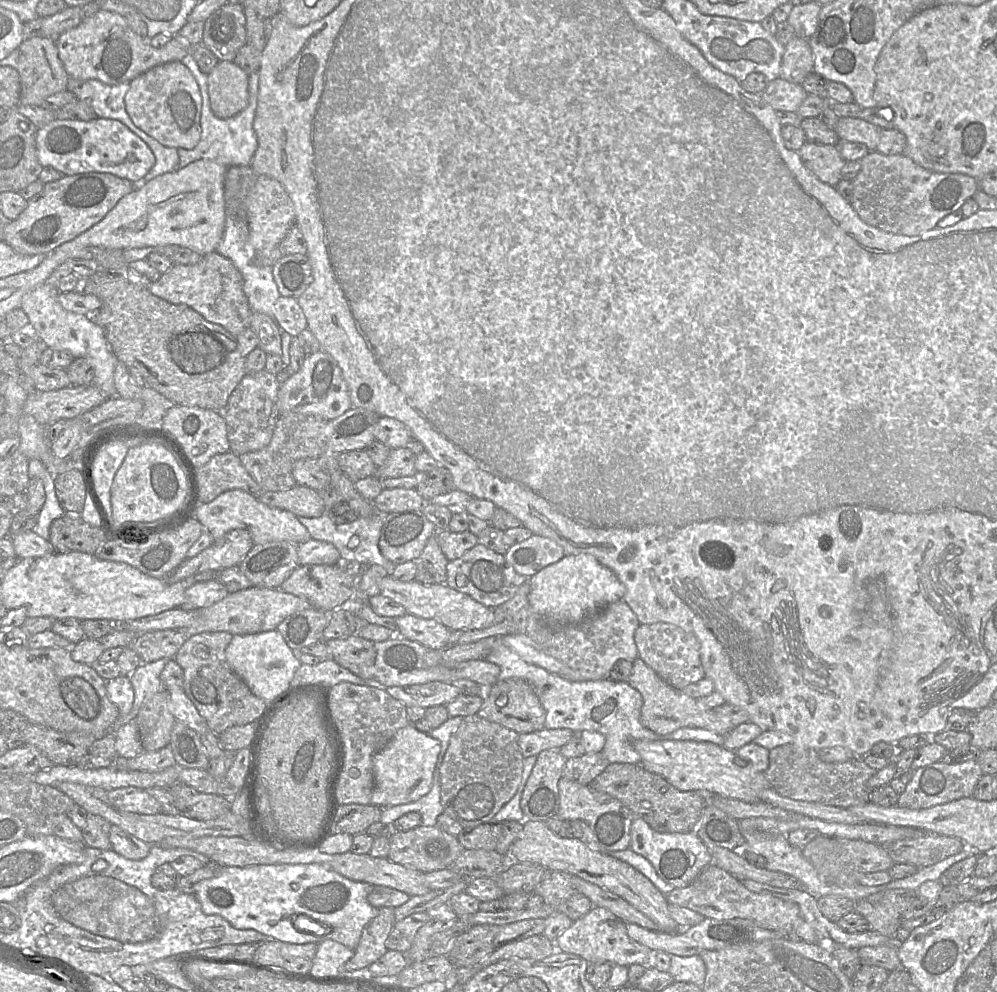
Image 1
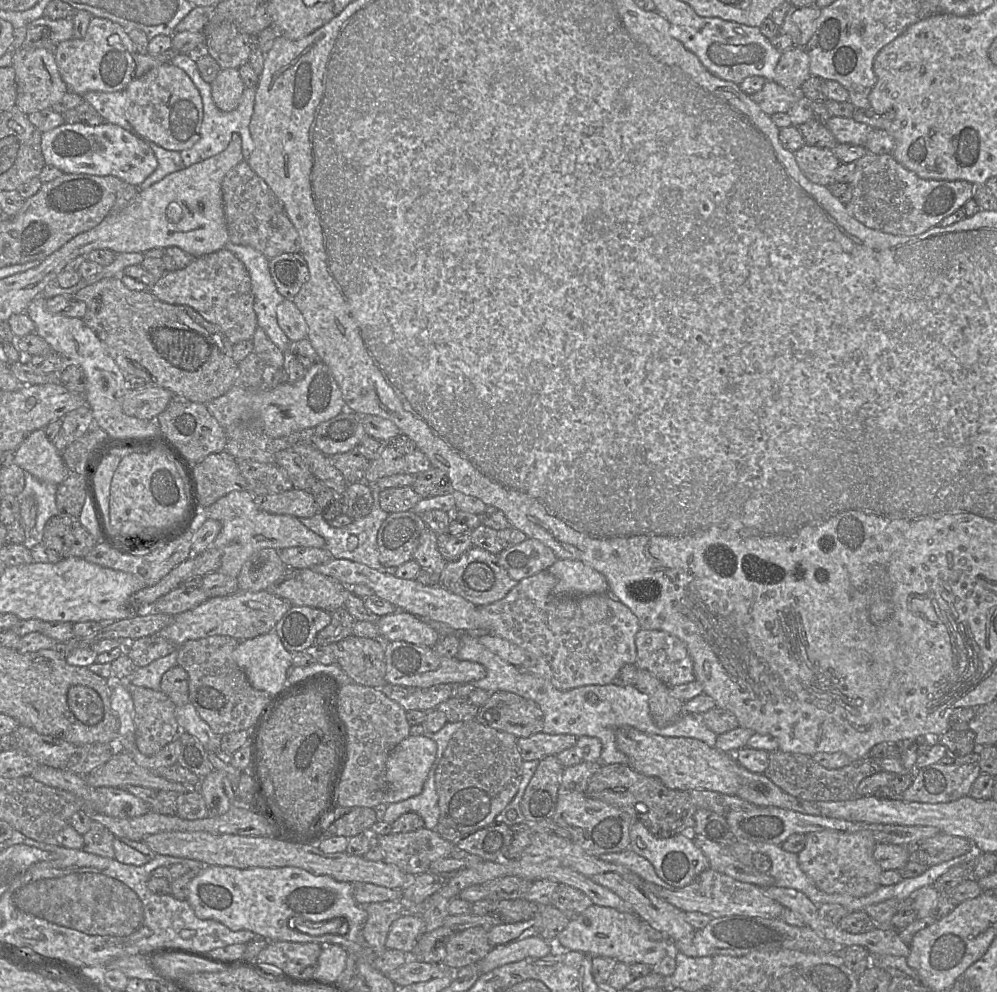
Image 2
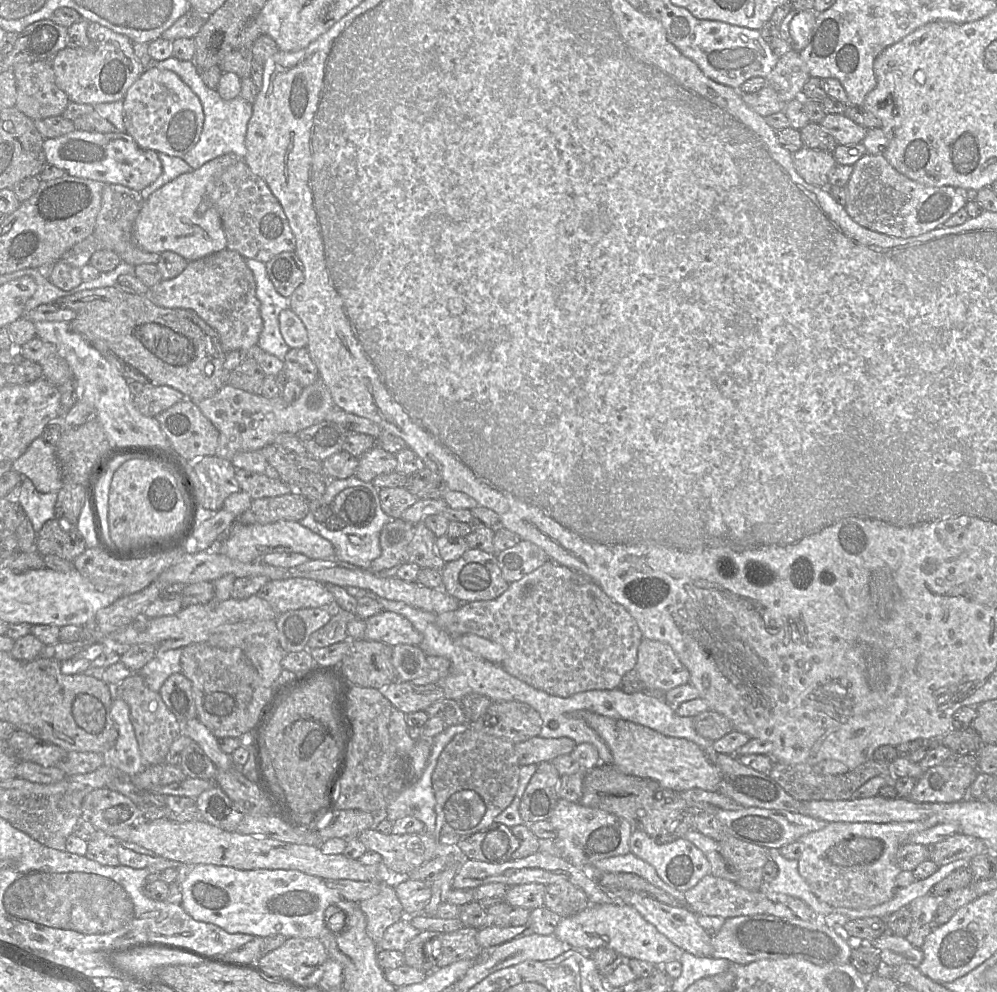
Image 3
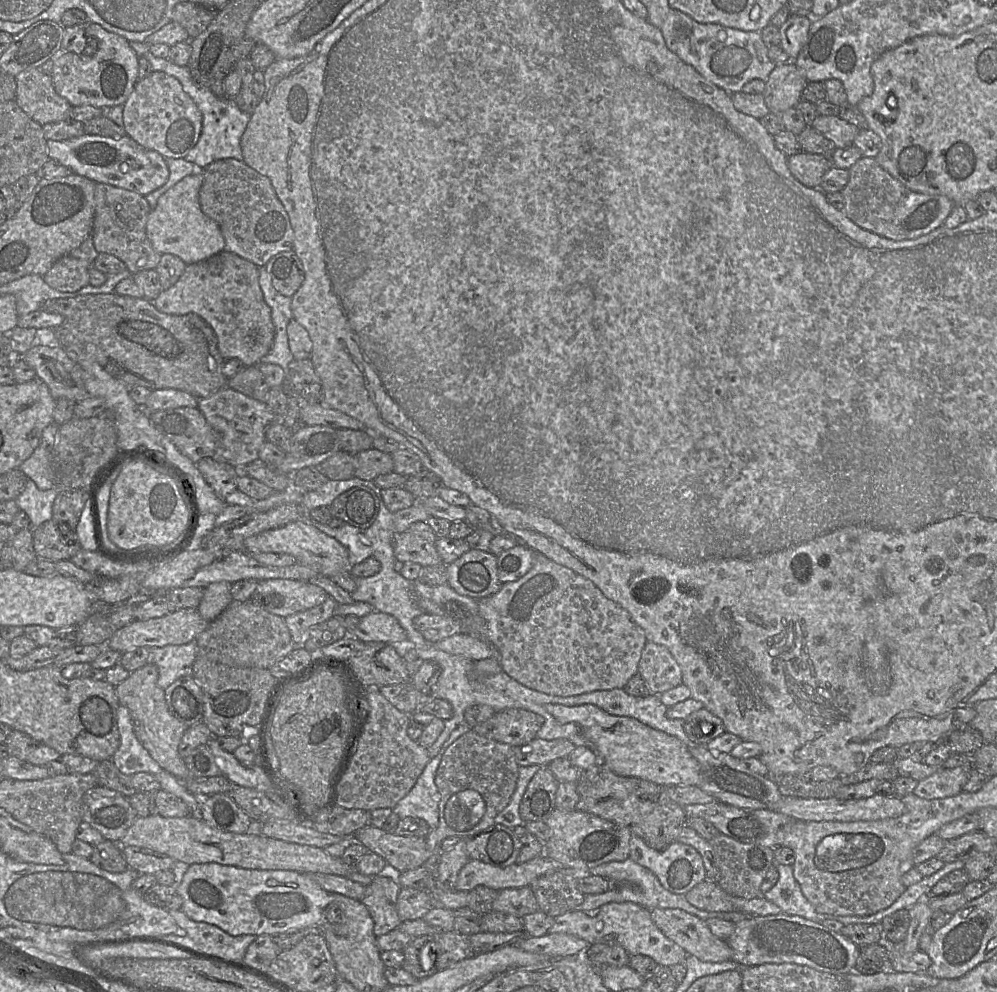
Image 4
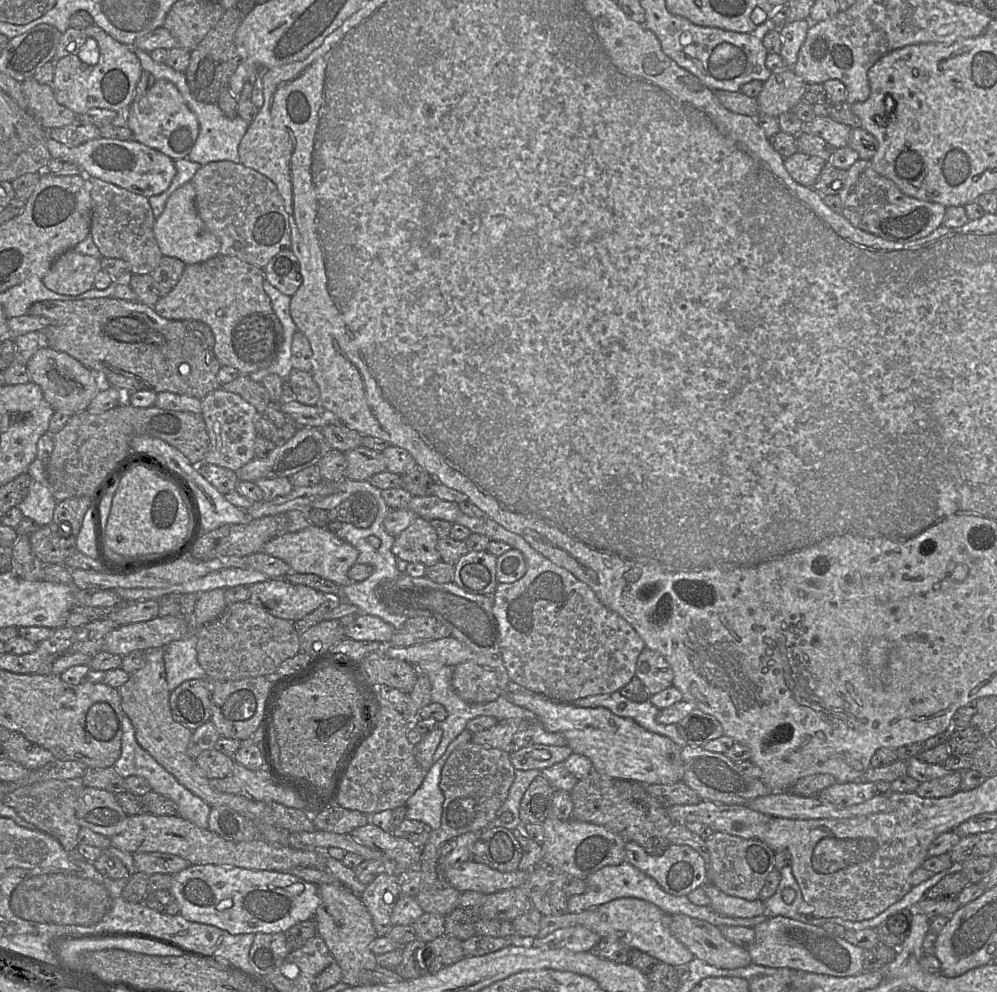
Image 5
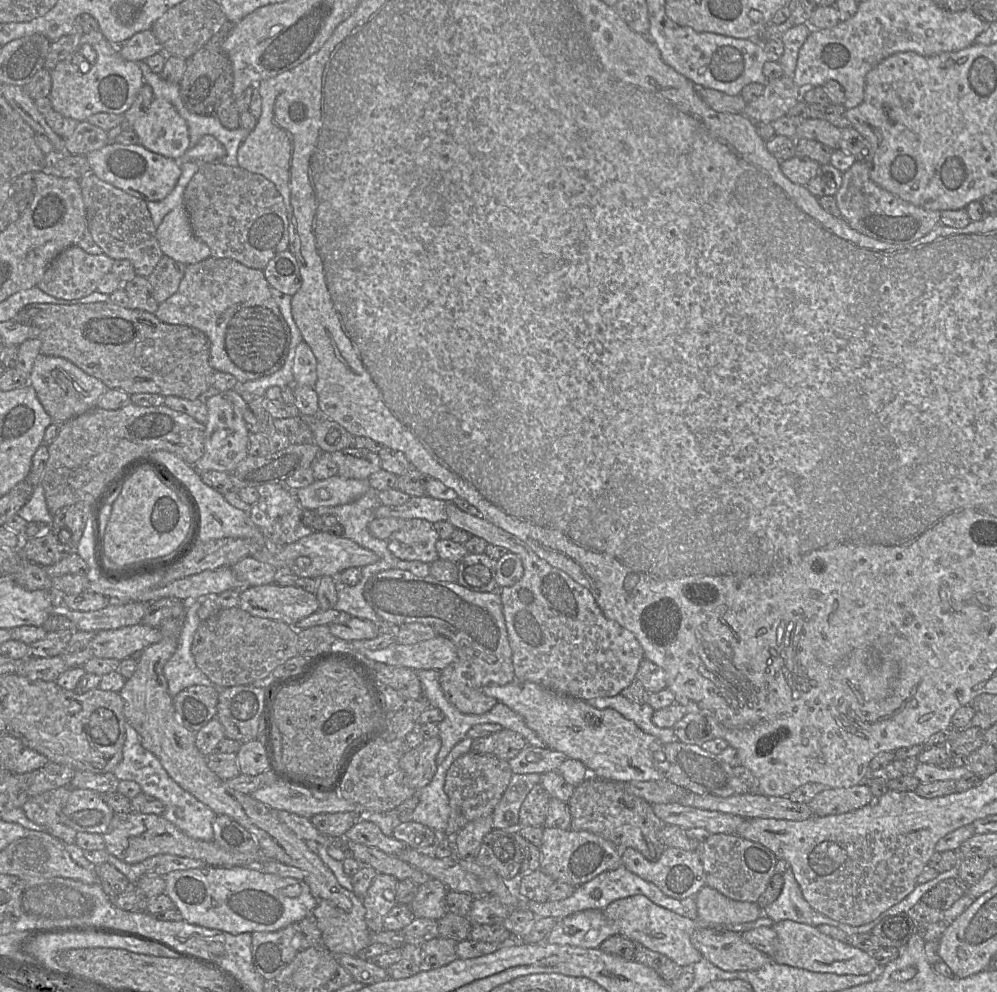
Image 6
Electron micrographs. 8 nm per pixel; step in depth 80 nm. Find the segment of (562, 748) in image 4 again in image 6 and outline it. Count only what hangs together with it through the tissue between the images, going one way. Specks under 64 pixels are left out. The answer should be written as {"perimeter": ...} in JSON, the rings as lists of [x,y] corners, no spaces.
{"perimeter":[[[527,745],[508,763],[513,774],[537,773],[541,775],[557,770],[566,759],[567,756],[563,752]]]}

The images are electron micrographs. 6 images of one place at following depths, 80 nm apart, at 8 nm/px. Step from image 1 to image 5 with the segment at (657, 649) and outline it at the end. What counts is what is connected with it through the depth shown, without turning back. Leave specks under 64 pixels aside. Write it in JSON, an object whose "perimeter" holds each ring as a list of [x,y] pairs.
{"perimeter":[[[647,647],[636,663],[636,677],[643,683],[649,695],[655,695],[673,685],[674,672],[665,657]]]}

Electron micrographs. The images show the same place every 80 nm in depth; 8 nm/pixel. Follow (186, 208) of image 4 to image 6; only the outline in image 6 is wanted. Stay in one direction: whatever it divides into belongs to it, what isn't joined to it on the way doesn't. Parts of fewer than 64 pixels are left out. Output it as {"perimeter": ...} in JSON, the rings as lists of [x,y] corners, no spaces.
{"perimeter":[[[184,205],[170,211],[156,228],[161,251],[184,265],[196,264],[211,256],[210,248],[192,233]]]}

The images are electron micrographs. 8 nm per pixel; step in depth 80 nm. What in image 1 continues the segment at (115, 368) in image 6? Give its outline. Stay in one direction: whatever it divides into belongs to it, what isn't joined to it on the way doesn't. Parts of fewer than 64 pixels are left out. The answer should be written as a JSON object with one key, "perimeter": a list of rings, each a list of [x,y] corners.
{"perimeter":[[[98,270],[82,280],[82,292],[93,294],[102,301],[100,309],[91,317],[105,332],[109,346],[128,368],[135,367],[145,380],[171,404],[223,410],[233,391],[246,373],[246,357],[242,356],[234,336],[219,324],[207,321],[185,304],[172,304],[152,294],[147,288],[130,282],[122,271]]]}

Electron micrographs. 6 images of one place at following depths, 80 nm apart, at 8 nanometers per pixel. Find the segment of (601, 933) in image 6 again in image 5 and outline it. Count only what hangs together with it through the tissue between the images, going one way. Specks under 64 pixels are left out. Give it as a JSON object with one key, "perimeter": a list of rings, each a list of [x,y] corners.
{"perimeter":[[[584,926],[558,929],[544,938],[534,938],[530,945],[541,949],[566,948],[572,952],[589,952],[599,943],[601,937]]]}

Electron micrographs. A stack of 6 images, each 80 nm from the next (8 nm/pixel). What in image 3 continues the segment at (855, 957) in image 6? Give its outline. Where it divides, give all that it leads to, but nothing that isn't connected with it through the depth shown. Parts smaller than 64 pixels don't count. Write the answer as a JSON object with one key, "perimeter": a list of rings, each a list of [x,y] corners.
{"perimeter":[[[769,914],[737,916],[724,920],[721,929],[712,936],[713,958],[746,965],[764,959],[797,958],[818,966],[850,963],[852,947],[841,934],[830,929],[821,917],[804,921],[797,917],[786,919]]]}

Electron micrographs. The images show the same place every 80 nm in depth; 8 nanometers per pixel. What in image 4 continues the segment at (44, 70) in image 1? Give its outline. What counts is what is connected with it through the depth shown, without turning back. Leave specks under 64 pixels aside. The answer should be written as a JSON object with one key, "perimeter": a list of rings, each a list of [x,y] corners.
{"perimeter":[[[39,68],[25,70],[15,76],[16,102],[40,125],[70,119],[72,106],[54,89],[51,75]]]}

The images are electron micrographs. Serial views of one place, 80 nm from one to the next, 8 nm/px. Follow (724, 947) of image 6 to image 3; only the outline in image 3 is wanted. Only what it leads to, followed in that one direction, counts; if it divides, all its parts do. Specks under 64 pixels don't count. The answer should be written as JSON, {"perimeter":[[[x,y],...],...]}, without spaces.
{"perimeter":[[[627,889],[606,890],[612,893],[613,900],[620,901],[635,908],[642,917],[667,937],[673,944],[682,951],[693,954],[697,957],[710,957],[713,954],[712,935],[710,935],[697,922],[694,912],[685,906],[671,906],[660,902],[653,897]]]}

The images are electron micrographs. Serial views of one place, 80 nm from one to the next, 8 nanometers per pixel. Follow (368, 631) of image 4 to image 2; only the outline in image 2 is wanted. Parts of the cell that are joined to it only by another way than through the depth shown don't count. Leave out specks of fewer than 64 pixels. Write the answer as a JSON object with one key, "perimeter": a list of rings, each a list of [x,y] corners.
{"perimeter":[[[403,610],[381,616],[376,623],[384,642],[405,641],[433,647],[441,636],[426,621]]]}

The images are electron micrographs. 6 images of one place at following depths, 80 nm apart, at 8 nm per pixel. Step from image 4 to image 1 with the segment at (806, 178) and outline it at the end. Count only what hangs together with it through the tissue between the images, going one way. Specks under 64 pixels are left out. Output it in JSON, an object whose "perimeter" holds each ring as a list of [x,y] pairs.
{"perimeter":[[[806,142],[798,151],[805,166],[822,182],[835,186],[842,178],[846,160],[837,145]]]}

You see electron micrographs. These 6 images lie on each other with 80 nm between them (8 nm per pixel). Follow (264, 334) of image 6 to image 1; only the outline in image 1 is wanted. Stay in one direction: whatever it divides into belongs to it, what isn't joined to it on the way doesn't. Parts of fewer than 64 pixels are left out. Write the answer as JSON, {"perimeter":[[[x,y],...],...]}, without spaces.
{"perimeter":[[[216,251],[202,255],[193,265],[173,264],[147,288],[172,304],[185,304],[207,321],[219,324],[234,336],[250,326],[252,311],[243,290],[243,277],[231,260]]]}

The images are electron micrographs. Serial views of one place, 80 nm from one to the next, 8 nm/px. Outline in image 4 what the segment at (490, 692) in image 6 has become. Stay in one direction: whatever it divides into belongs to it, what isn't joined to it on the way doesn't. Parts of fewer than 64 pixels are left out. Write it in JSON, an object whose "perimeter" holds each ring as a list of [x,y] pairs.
{"perimeter":[[[547,704],[546,710],[560,723],[578,724],[590,742],[599,759],[607,768],[621,776],[638,777],[660,786],[690,786],[699,785],[700,765],[690,753],[689,747],[673,735],[654,729],[632,717],[608,714],[599,707],[591,704],[579,706],[565,706],[561,704]]]}

